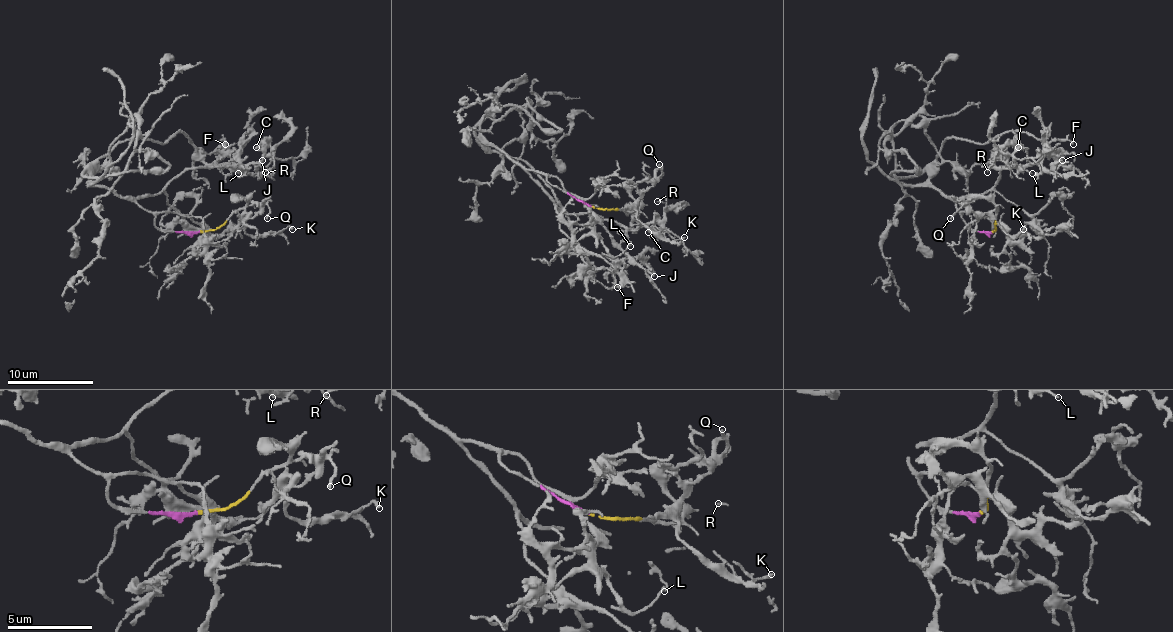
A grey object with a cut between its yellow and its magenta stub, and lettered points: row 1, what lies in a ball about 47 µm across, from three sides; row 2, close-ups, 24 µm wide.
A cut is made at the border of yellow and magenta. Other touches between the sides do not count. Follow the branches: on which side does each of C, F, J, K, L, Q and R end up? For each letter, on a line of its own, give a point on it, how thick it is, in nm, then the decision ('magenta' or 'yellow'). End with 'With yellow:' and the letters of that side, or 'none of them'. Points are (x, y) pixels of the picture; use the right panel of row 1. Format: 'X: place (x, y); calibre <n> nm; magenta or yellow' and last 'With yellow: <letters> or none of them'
C: place (1018, 147); calibre 360 nm; magenta
F: place (1073, 144); calibre 110 nm; magenta
J: place (1062, 160); calibre 260 nm; magenta
K: place (1023, 229); calibre 170 nm; yellow
L: place (1032, 173); calibre 120 nm; magenta
Q: place (950, 218); calibre 160 nm; yellow
R: place (987, 172); calibre 130 nm; magenta
With yellow: K, Q

